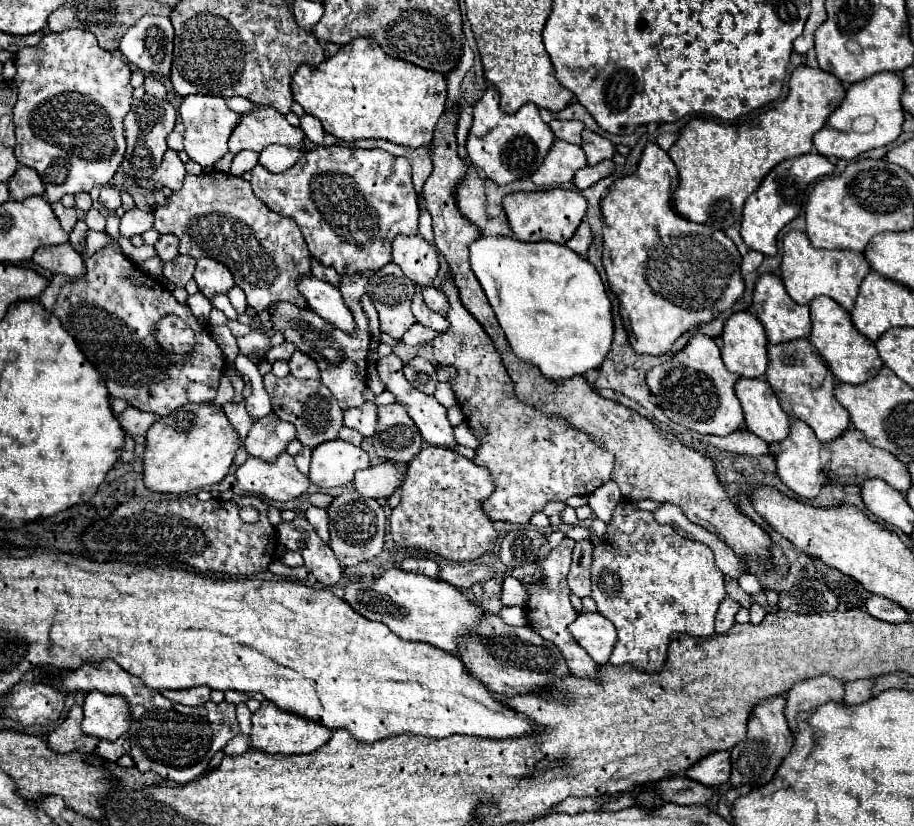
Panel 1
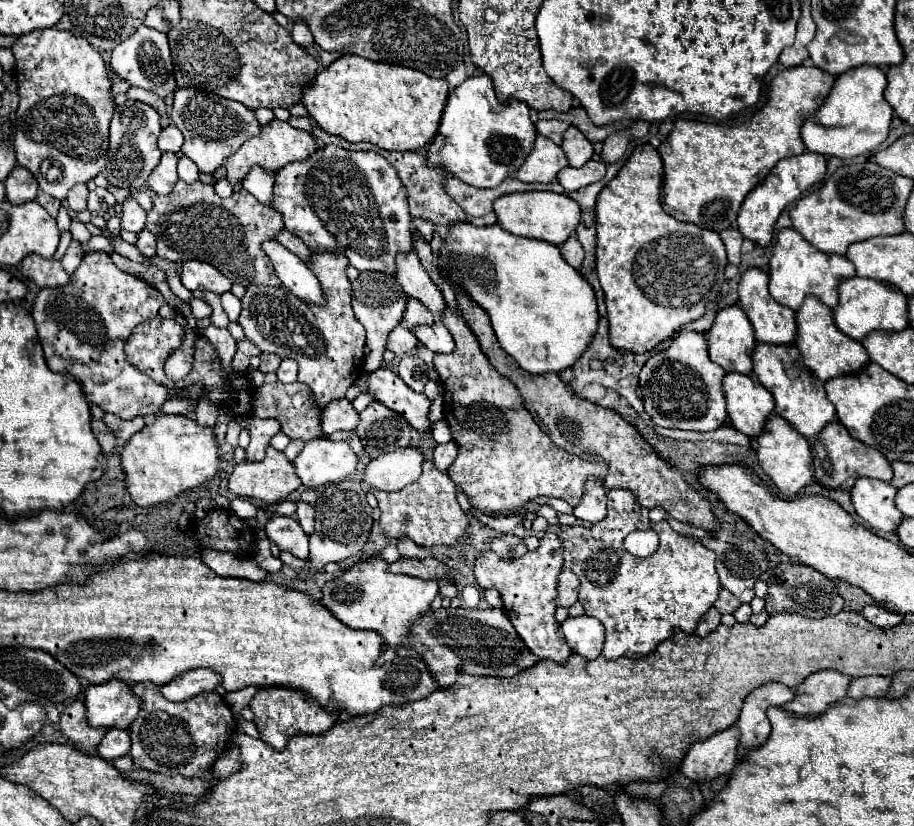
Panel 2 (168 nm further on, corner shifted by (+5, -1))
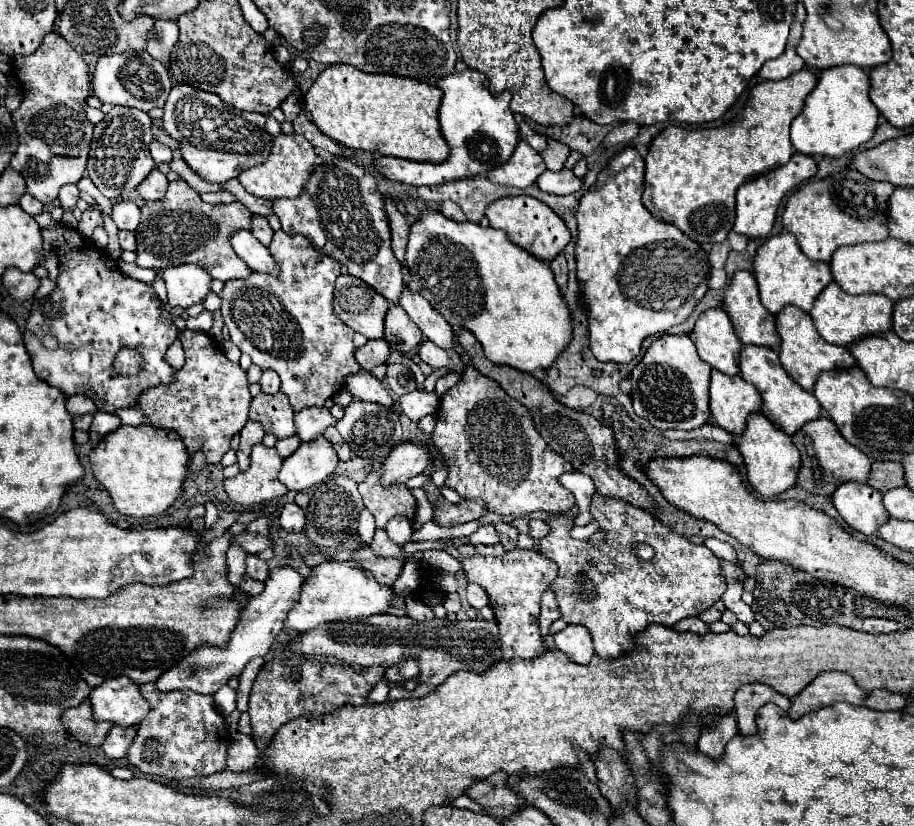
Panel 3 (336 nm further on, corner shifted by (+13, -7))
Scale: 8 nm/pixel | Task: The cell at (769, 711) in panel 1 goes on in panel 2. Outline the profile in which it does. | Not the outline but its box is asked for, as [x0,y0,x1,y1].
[738,683,794,763]

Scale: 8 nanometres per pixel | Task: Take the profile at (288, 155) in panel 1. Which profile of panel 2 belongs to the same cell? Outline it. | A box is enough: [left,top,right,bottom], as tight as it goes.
[242,165,274,205]

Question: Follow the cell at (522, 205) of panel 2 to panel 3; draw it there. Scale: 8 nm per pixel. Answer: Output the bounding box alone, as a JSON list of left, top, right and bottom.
[486,197,570,263]

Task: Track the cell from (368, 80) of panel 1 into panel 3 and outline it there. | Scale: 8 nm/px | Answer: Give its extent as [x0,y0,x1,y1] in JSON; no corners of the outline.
[304,65,450,163]

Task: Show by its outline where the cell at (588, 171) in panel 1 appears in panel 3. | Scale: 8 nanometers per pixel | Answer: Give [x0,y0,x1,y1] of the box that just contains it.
[536,169,582,195]

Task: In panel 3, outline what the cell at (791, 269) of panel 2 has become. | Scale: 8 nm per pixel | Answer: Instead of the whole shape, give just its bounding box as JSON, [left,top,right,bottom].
[754,233,832,315]

